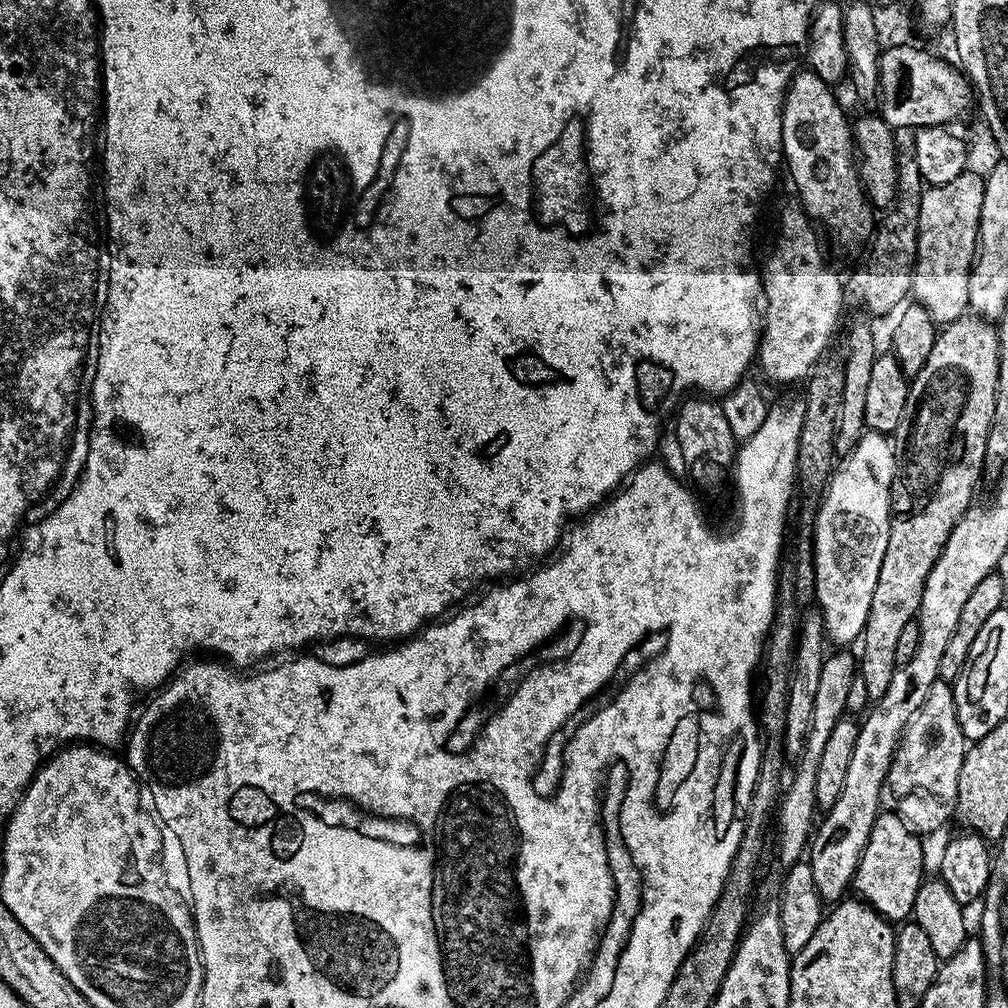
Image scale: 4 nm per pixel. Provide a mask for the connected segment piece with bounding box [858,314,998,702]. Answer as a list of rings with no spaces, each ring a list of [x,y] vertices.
[[[965,314],[943,325],[930,350],[930,358],[926,358],[922,370],[911,377],[902,422],[894,433],[896,476],[892,479],[890,534],[878,574],[878,586],[874,586],[870,614],[862,633],[864,653],[858,656],[858,676],[860,680],[864,679],[869,701],[880,700],[886,686],[890,686],[892,673],[898,667],[898,637],[907,624],[917,619],[926,578],[936,565],[936,559],[940,557],[940,551],[944,549],[954,526],[974,503],[972,495],[976,492],[976,483],[982,480],[986,438],[994,418],[994,390],[998,390],[998,334],[995,323],[982,316]]]

